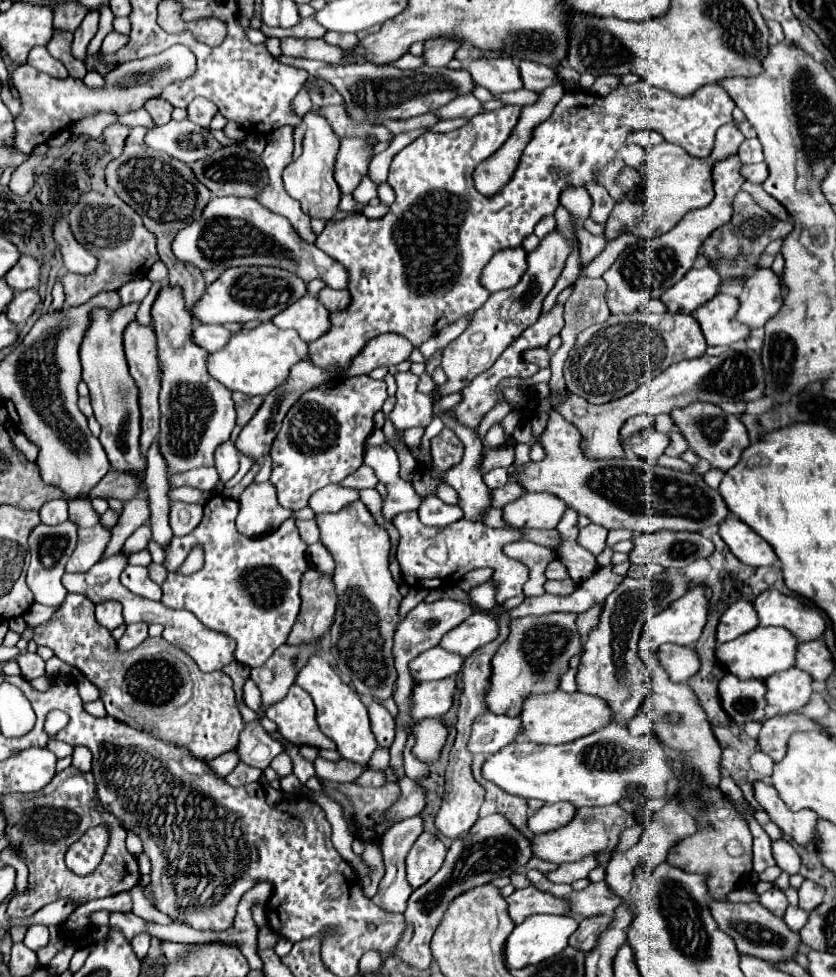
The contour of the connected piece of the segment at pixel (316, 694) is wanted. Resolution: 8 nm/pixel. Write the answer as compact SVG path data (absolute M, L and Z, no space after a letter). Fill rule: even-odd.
M321 654L311 656L305 670L299 672L299 678L295 680L295 684L301 686L303 690L307 690L309 696L313 698L313 702L317 706L317 724L325 732L325 736L329 736L337 744L339 754L351 762L367 764L373 750L377 748L377 740L371 732L369 714L367 714L367 708L361 702L359 694L341 682L339 674L331 668L331 664L327 660L321 658Z

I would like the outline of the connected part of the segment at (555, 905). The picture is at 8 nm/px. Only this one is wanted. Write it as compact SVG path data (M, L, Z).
M529 886L525 890L515 890L509 898L509 916L515 924L521 924L531 914L569 914L569 900L557 898L551 892L537 890Z

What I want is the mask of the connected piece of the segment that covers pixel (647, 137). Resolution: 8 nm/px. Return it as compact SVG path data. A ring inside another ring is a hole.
M639 130L639 132L633 132L629 136L633 142L637 142L639 146L643 148L651 148L651 146L657 146L657 144L663 144L663 136L657 134L657 132L651 132L651 130Z

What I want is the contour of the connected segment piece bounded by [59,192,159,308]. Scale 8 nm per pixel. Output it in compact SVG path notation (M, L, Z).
M85 192L81 202L69 214L69 226L75 238L99 260L97 270L91 276L61 276L61 284L65 290L65 306L81 306L95 294L103 290L117 290L125 282L137 278L145 278L153 262L159 260L155 248L155 236L147 232L139 214L131 210L121 198L105 198L99 192Z

